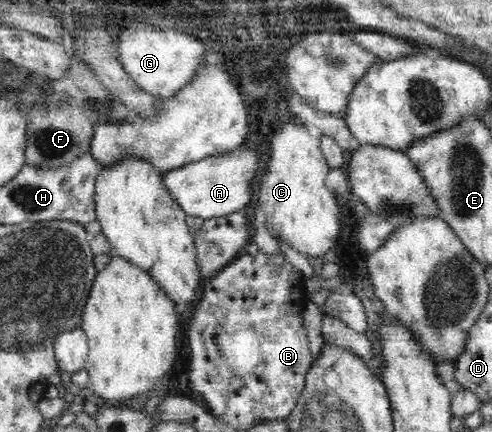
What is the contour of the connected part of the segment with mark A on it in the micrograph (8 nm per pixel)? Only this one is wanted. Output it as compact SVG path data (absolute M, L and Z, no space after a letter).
M239 146L232 151L190 162L185 167L163 173L162 184L186 215L203 220L219 218L245 209L251 200L251 182L257 176L259 158L255 150Z

